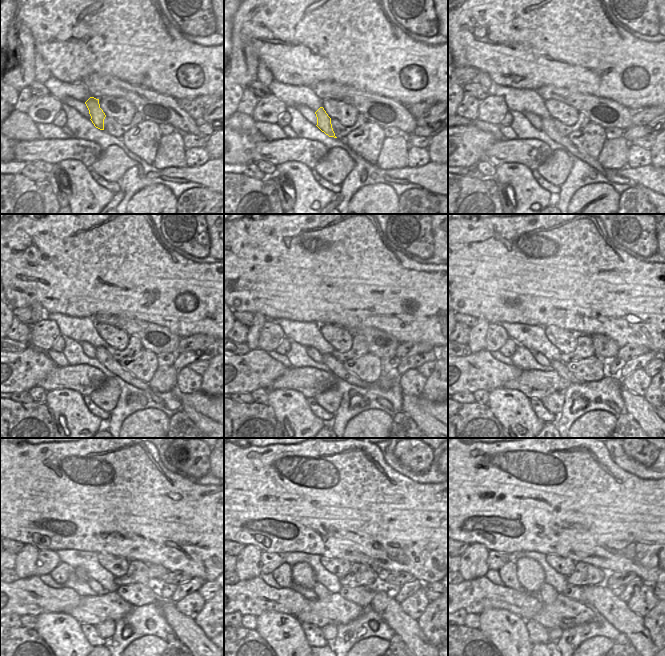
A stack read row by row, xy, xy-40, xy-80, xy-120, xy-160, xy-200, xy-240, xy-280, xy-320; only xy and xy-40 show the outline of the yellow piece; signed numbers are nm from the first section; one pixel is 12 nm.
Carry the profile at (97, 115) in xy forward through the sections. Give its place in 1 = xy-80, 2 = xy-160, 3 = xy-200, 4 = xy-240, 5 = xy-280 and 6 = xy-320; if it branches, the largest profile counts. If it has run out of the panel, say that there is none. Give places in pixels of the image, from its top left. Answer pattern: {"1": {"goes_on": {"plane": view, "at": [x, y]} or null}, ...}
{"1": {"goes_on": {"plane": "xy-80", "at": [549, 128]}}, "2": {"goes_on": {"plane": "xy-160", "at": [336, 367]}}, "3": {"goes_on": {"plane": "xy-200", "at": [561, 368]}}, "4": {"goes_on": {"plane": "xy-240", "at": [171, 637]}}, "5": {"goes_on": {"plane": "xy-280", "at": [396, 638]}}, "6": {"goes_on": {"plane": "xy-320", "at": [621, 639]}}}

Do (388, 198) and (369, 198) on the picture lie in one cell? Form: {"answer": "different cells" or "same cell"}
{"answer": "same cell"}

